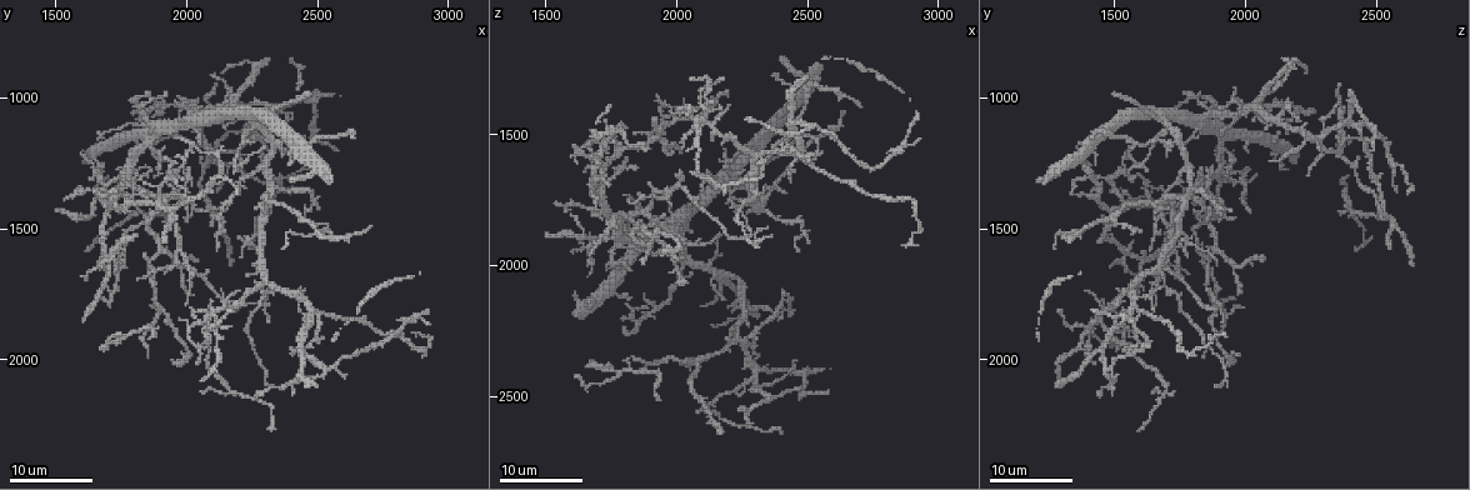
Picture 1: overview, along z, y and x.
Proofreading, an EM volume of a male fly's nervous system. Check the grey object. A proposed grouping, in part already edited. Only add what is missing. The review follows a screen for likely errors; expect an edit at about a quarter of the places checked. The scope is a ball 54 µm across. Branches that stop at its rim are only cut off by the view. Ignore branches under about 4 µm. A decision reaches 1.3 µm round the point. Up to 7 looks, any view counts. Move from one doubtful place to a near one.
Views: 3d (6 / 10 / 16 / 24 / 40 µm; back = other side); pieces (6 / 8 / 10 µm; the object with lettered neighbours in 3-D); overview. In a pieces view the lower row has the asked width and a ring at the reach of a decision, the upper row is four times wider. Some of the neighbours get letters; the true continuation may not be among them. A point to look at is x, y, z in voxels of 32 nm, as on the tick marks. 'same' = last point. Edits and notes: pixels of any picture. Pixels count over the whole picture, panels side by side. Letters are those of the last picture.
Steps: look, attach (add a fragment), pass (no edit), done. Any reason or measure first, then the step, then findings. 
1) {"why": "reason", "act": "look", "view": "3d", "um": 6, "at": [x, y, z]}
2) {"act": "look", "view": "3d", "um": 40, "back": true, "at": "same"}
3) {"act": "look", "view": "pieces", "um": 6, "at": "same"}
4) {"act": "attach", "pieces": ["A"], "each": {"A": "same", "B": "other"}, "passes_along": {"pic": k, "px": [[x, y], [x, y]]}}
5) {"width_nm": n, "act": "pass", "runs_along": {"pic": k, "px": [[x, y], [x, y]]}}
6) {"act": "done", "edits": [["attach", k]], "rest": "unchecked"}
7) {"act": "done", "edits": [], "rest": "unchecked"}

{"why": "free end", "act": "look", "view": "3d", "um": 24, "at": [1880, 1300, 1930]}

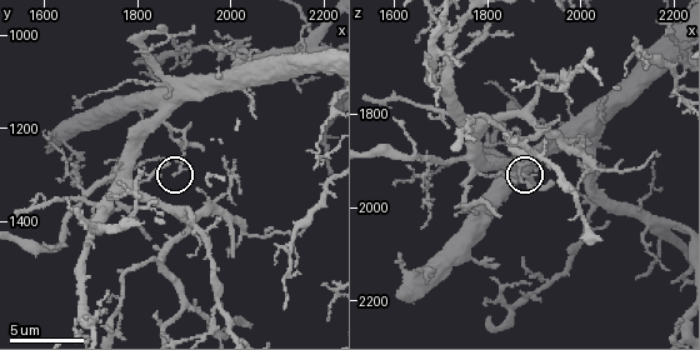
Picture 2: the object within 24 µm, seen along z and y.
{"act": "look", "view": "pieces", "um": 10, "at": [1875, 1295, 1935]}

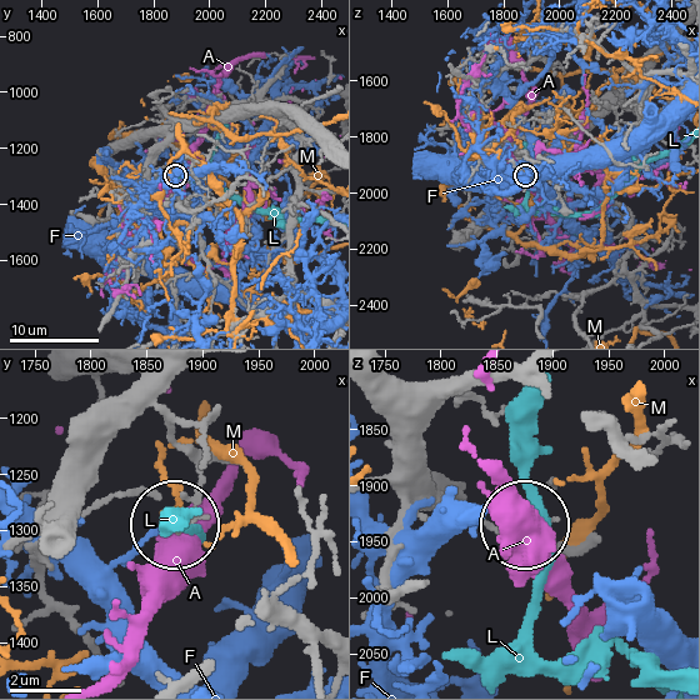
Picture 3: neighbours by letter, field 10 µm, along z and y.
{"act": "pass", "each": {"A": "other", "F": "other", "L": "other", "M": "other"}, "found": "no lettered fragment goes on from it"}

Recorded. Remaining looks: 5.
{"why": "free end", "act": "look", "view": "pieces", "um": 10, "at": [2040, 1620, 2070]}

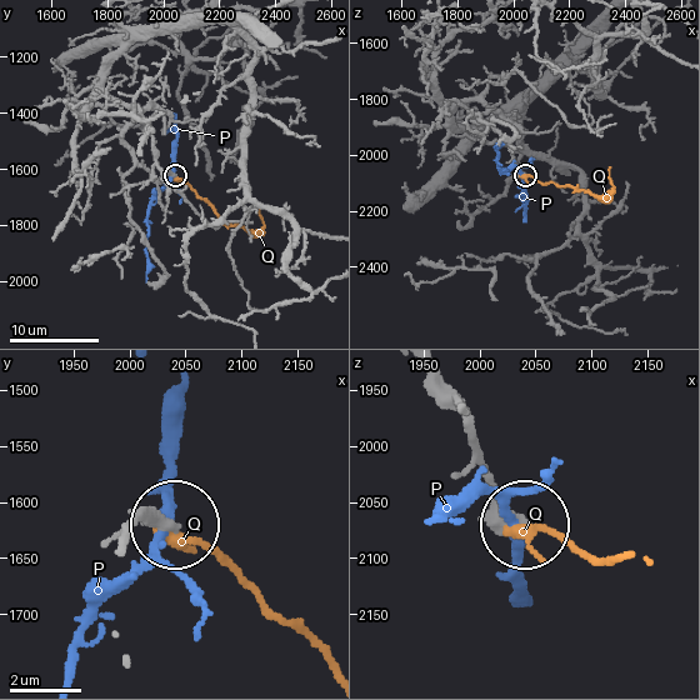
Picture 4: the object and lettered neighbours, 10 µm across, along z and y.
{"width_nm": 390, "act": "pass", "each": {"P": "other", "Q": "other"}, "runs_along": {"pic": 4, "px": [[119, 546], [140, 523], [176, 523]]}, "found": "no lettered fragment goes on from it"}

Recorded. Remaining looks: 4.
{"why": "branch stops here", "act": "look", "view": "3d", "um": 24, "at": [1810, 1530, 1480]}

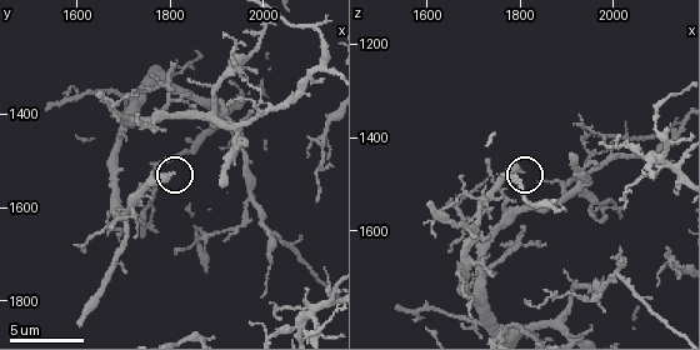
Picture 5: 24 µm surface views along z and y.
{"act": "look", "view": "pieces", "um": 8, "at": [1805, 1525, 1480]}

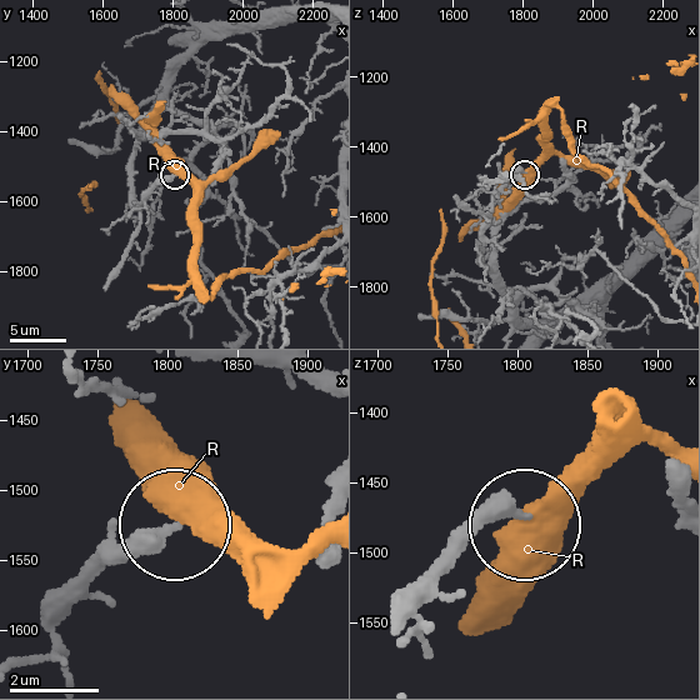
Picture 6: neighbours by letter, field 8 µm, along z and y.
{"act": "pass", "each": {"R": "other"}, "runs_along": {"pic": 6, "px": [[50, 621], [129, 543], [169, 524]]}, "found": "no lettered fragment goes on from it"}

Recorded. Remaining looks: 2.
{"act": "done", "edits": [], "rest": "unchecked"}

